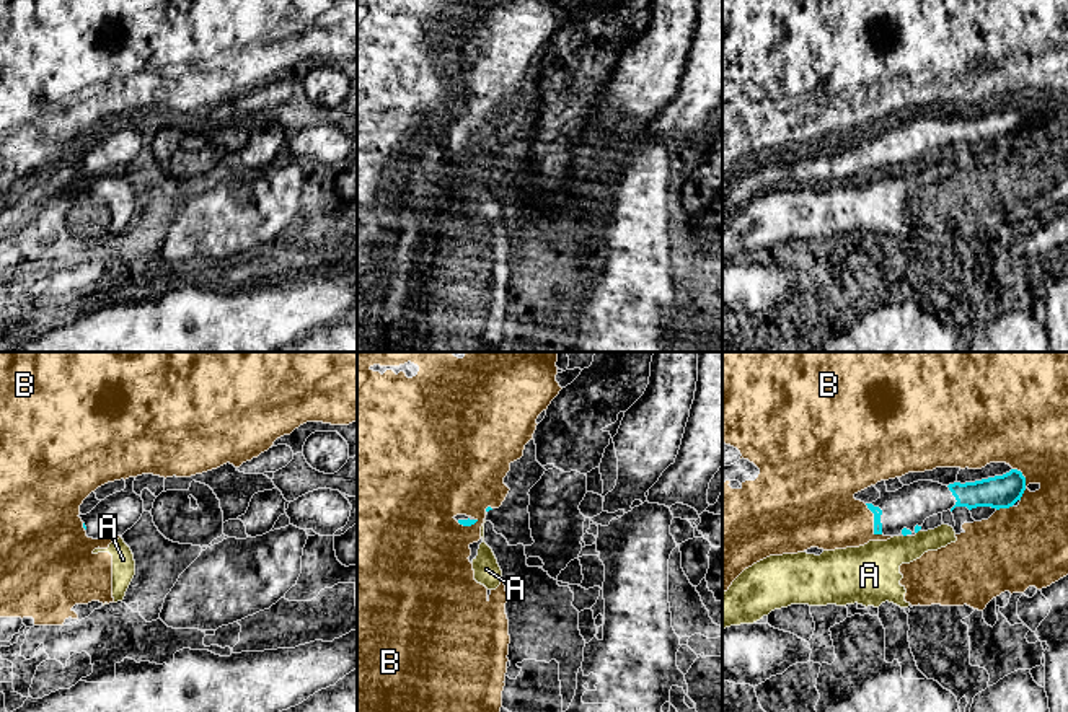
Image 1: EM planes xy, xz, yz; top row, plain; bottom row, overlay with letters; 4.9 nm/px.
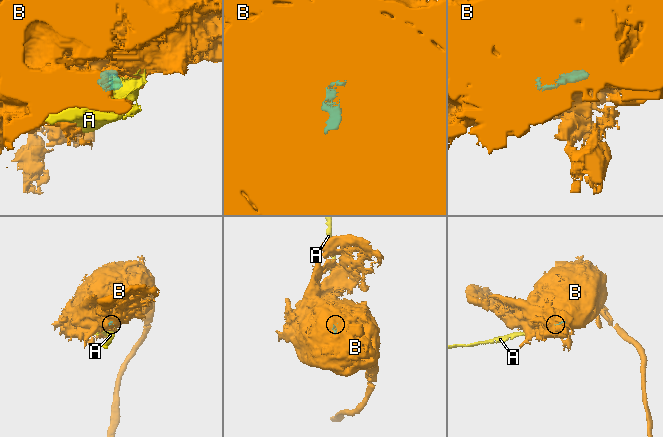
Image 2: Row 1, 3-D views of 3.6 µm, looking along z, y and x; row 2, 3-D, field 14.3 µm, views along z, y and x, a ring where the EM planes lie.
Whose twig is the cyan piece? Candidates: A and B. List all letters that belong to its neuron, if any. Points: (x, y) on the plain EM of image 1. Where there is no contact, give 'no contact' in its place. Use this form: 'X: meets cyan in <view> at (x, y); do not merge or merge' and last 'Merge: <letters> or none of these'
A: no contact; do not merge
B: meets cyan in yz at (874, 157); do not merge
Merge: none of these

